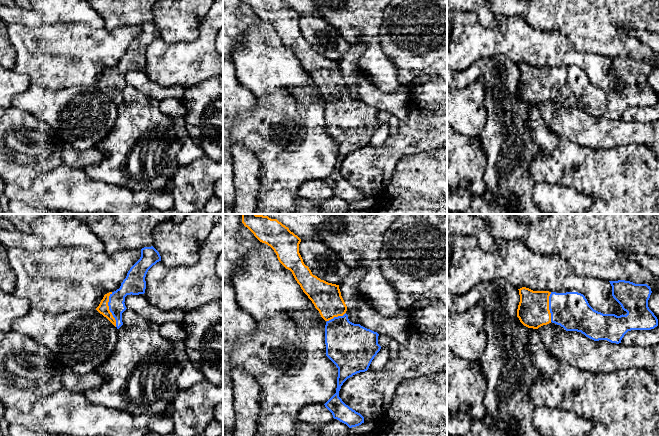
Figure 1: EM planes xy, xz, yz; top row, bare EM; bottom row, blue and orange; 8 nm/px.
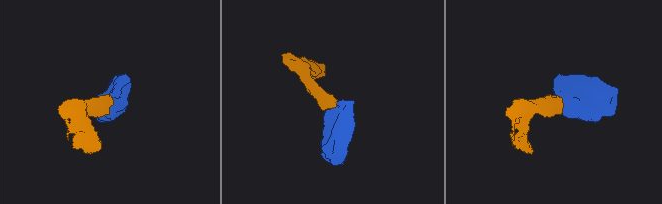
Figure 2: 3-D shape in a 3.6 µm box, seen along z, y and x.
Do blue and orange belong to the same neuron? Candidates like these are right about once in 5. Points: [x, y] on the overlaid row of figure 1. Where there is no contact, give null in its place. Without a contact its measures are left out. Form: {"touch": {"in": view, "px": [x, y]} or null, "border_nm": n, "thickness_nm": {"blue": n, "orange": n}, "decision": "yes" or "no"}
{"touch": {"in": "xy", "px": [109, 309]}, "border_nm": 280, "thickness_nm": {"blue": 130, "orange": 90}, "decision": "yes"}

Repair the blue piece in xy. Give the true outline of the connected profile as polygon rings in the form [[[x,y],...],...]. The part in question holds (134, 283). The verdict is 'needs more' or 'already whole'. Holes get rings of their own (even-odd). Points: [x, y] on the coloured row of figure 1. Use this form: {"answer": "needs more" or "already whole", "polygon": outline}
{"answer": "needs more", "polygon": [[[153,246],[142,248],[140,259],[130,268],[120,288],[104,295],[96,310],[117,329],[123,325],[122,313],[127,309],[124,303],[125,297],[145,293],[146,274],[159,261],[161,256]]]}

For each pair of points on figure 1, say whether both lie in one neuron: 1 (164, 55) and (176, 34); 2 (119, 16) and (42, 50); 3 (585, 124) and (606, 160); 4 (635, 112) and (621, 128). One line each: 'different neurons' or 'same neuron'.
1: different neurons
2: different neurons
3: different neurons
4: different neurons

